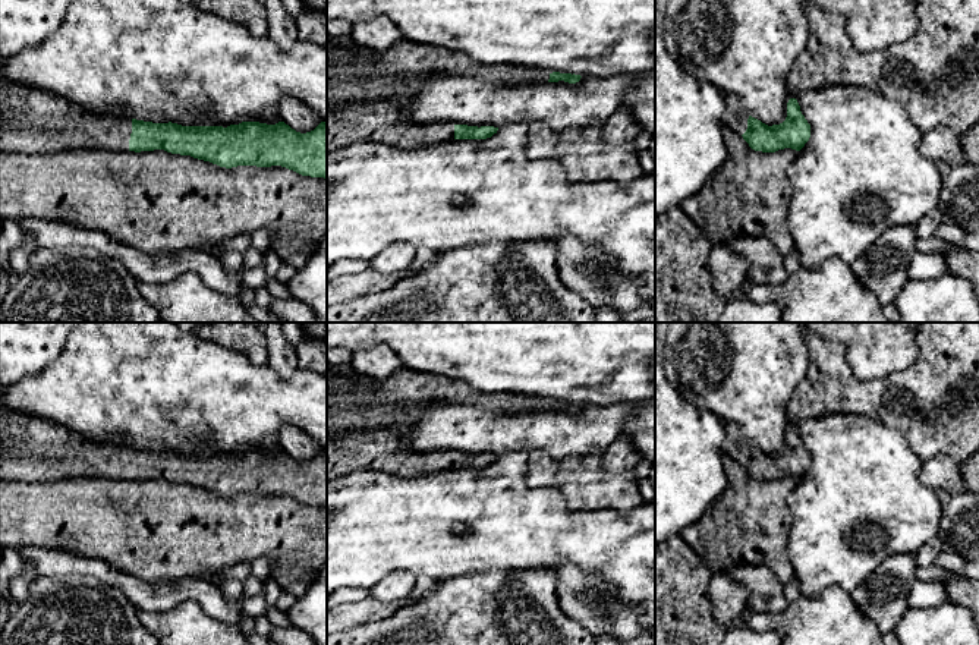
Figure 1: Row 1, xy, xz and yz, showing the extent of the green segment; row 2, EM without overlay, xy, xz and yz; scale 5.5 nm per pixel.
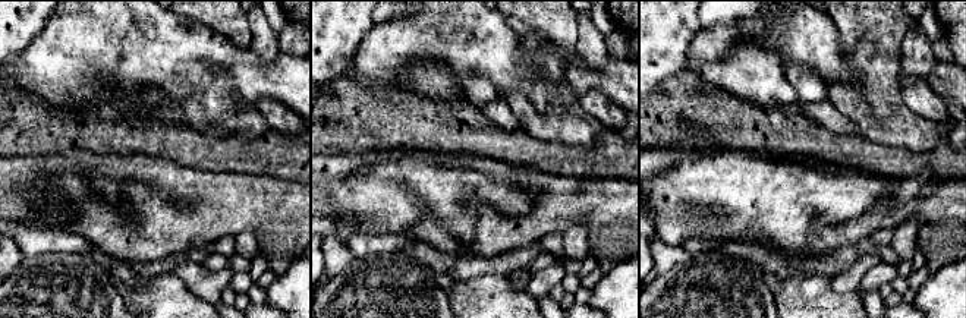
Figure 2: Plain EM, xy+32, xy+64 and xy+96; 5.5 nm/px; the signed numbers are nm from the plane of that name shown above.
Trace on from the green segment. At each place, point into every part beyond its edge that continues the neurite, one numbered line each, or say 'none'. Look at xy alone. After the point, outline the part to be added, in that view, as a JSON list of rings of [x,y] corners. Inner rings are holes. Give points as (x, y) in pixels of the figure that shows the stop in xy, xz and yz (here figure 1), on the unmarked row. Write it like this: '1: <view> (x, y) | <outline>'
1: xy (32, 449) | [[[0,400],[0,481],[129,479],[132,447],[94,441]]]

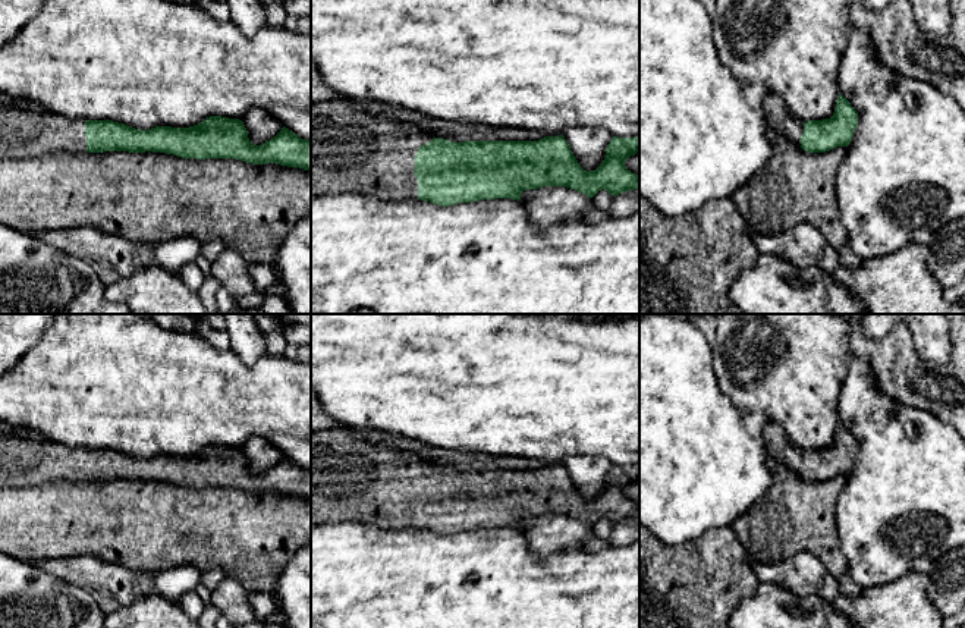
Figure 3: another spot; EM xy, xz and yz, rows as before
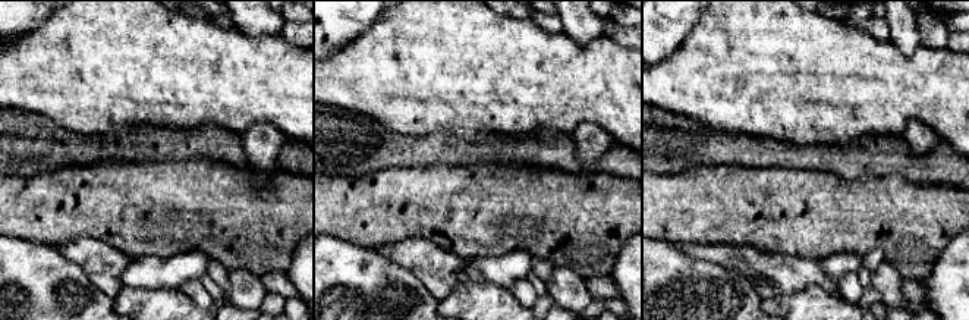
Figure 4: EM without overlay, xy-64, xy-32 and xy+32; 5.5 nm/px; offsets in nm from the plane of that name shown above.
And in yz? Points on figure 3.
1: yz (779, 446) | [[[768,421],[764,428],[764,440],[770,459],[783,464],[786,468],[801,475],[804,450],[790,442],[782,424]]]

